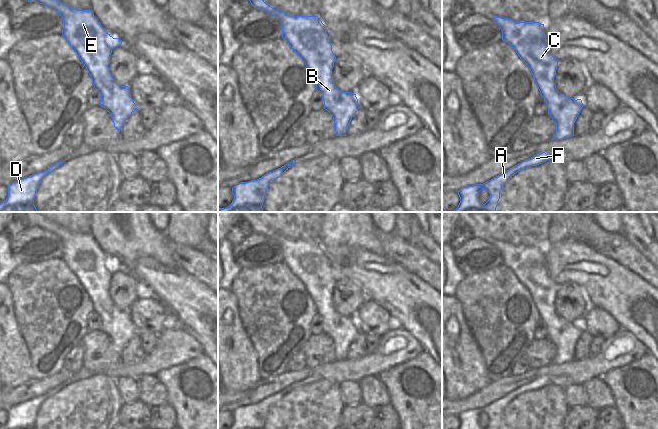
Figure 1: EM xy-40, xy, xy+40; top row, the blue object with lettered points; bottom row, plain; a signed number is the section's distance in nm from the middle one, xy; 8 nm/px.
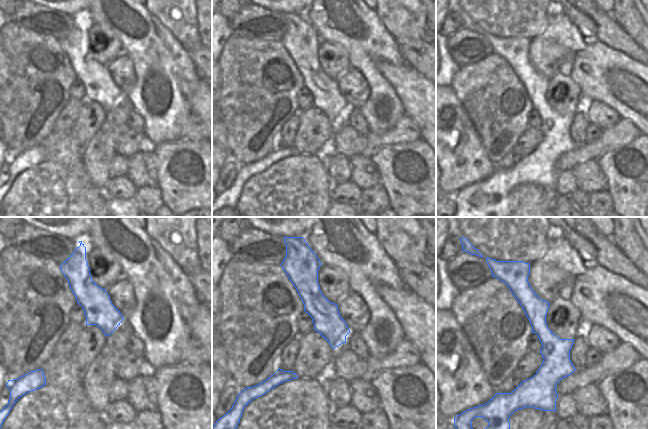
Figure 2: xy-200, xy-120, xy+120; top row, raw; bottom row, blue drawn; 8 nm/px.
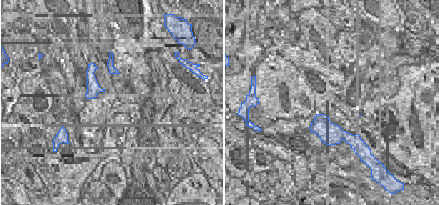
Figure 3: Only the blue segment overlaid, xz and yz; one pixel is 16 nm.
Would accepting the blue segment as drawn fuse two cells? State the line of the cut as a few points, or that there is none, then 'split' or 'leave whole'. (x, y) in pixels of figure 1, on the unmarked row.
xy+40 (554, 344), (562, 344), (567, 349), (573, 350) | split

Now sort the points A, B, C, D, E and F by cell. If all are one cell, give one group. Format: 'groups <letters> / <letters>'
groups A D F / B C E

